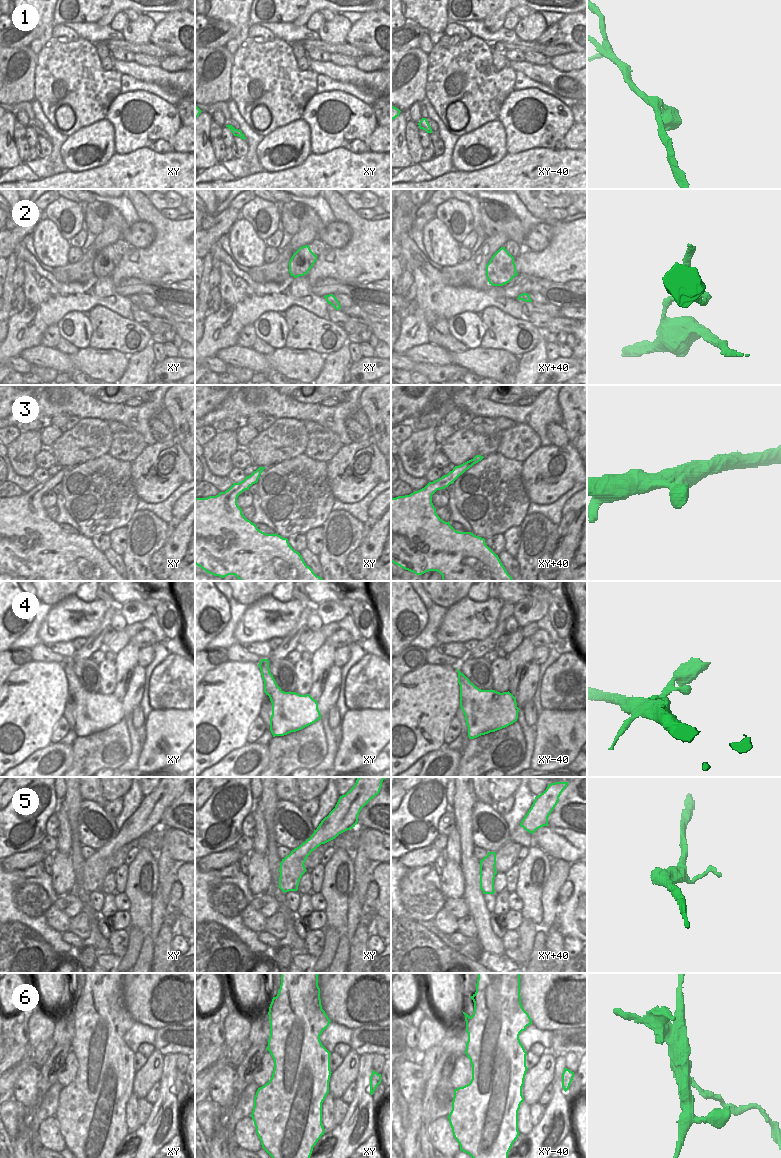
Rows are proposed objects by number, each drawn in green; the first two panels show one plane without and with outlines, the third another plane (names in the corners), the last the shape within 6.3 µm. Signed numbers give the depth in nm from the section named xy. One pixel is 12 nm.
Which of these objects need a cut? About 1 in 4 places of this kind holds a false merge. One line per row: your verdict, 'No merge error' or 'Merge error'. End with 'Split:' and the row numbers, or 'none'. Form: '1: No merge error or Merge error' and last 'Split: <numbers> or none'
1: No merge error
2: No merge error
3: No merge error
4: No merge error
5: No merge error
6: Merge error
Split: 6

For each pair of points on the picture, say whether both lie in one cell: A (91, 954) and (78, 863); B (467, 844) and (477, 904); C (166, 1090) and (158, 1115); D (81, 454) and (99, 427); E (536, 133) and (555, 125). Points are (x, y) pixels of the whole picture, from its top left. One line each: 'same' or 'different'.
A: different
B: same
C: same
D: same
E: same

